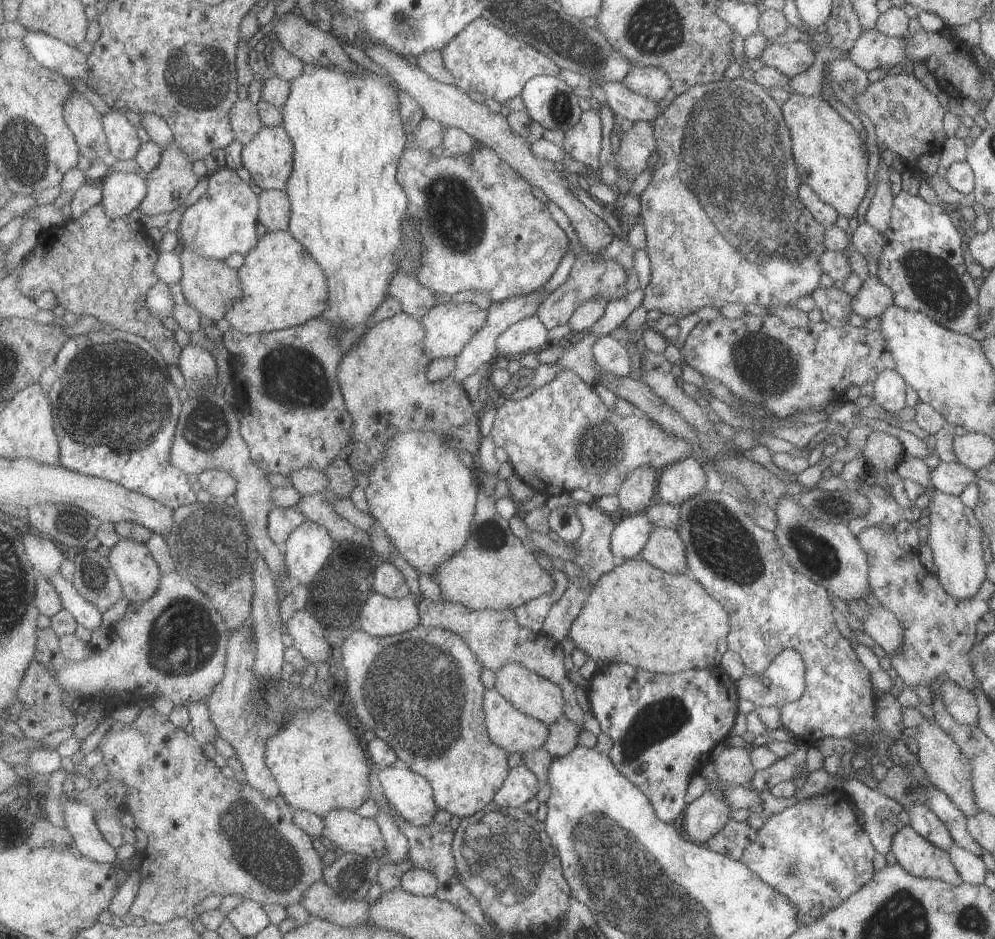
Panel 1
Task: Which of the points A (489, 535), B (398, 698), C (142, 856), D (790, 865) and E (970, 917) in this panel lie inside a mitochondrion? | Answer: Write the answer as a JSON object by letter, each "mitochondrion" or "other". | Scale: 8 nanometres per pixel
{"A":"mitochondrion","B":"mitochondrion","C":"other","D":"mitochondrion","E":"mitochondrion"}

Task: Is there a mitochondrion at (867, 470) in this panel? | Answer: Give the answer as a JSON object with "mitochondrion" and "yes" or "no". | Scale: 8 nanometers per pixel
{"mitochondrion":"no"}

